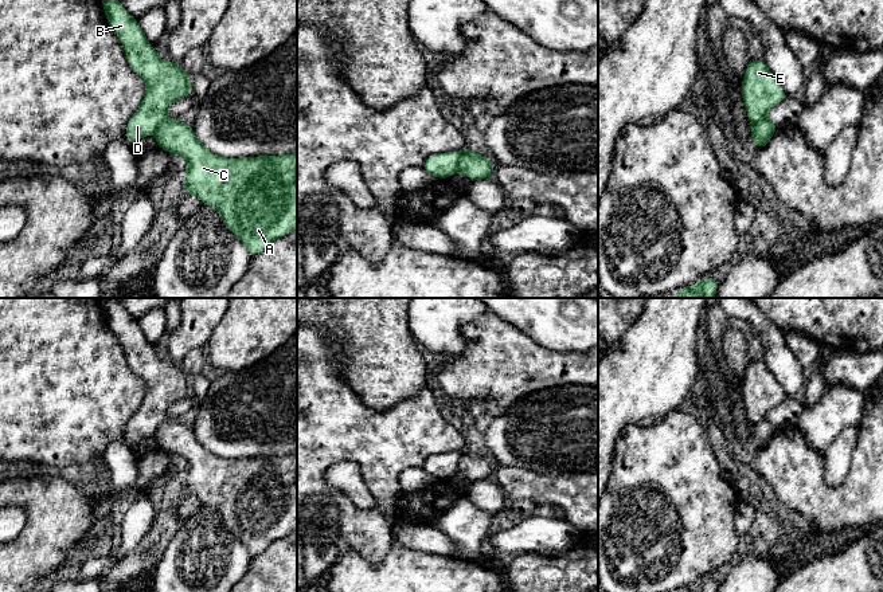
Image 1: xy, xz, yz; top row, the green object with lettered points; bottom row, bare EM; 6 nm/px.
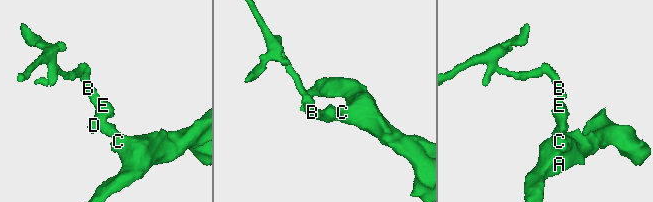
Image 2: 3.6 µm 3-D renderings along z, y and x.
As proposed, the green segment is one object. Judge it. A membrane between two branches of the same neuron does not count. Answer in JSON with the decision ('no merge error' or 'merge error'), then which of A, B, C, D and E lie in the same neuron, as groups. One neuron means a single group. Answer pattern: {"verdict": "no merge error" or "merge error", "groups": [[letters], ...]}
{"verdict": "merge error", "groups": [["A", "C"], ["B", "D", "E"]]}

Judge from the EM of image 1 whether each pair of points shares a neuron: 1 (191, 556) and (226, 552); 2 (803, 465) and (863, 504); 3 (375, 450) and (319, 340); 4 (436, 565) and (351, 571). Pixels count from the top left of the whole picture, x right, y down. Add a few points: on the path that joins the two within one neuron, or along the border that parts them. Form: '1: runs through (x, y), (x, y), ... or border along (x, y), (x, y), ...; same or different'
1: runs through (199, 556), (218, 556); same
2: runs through (813, 481), (836, 504), (847, 504); same
3: runs through (348, 423), (319, 393), (319, 367); same
4: runs through (414, 573), (372, 573); same

